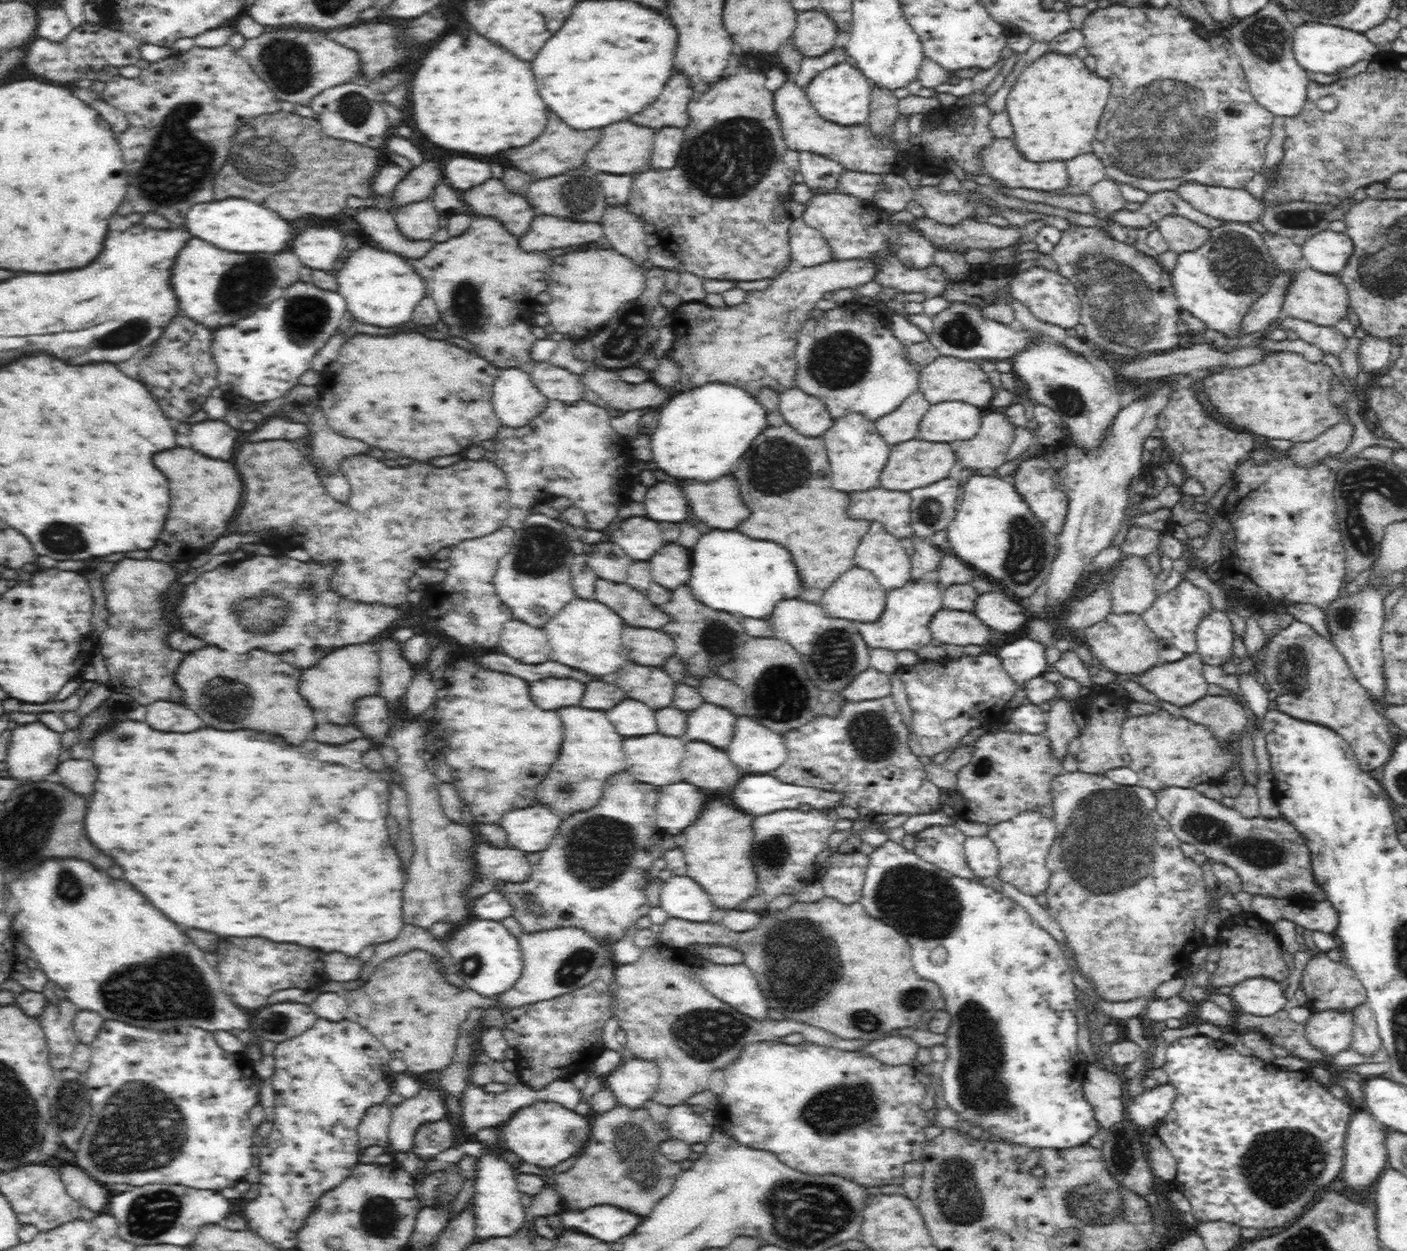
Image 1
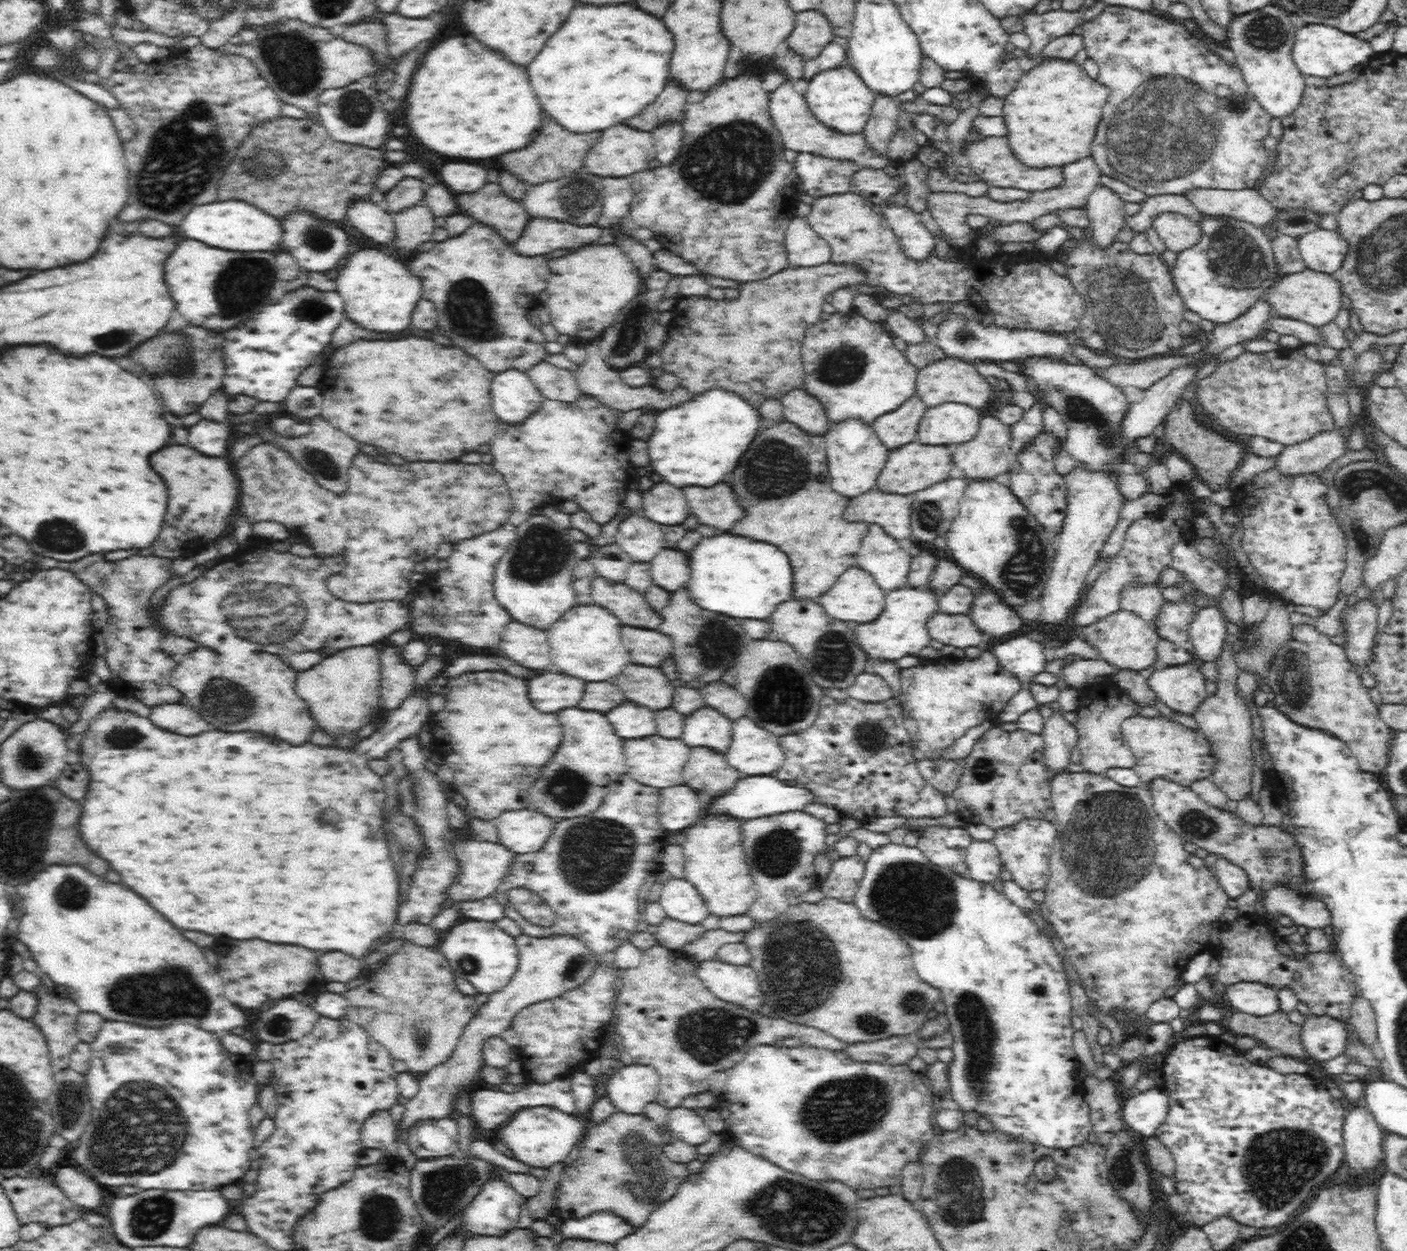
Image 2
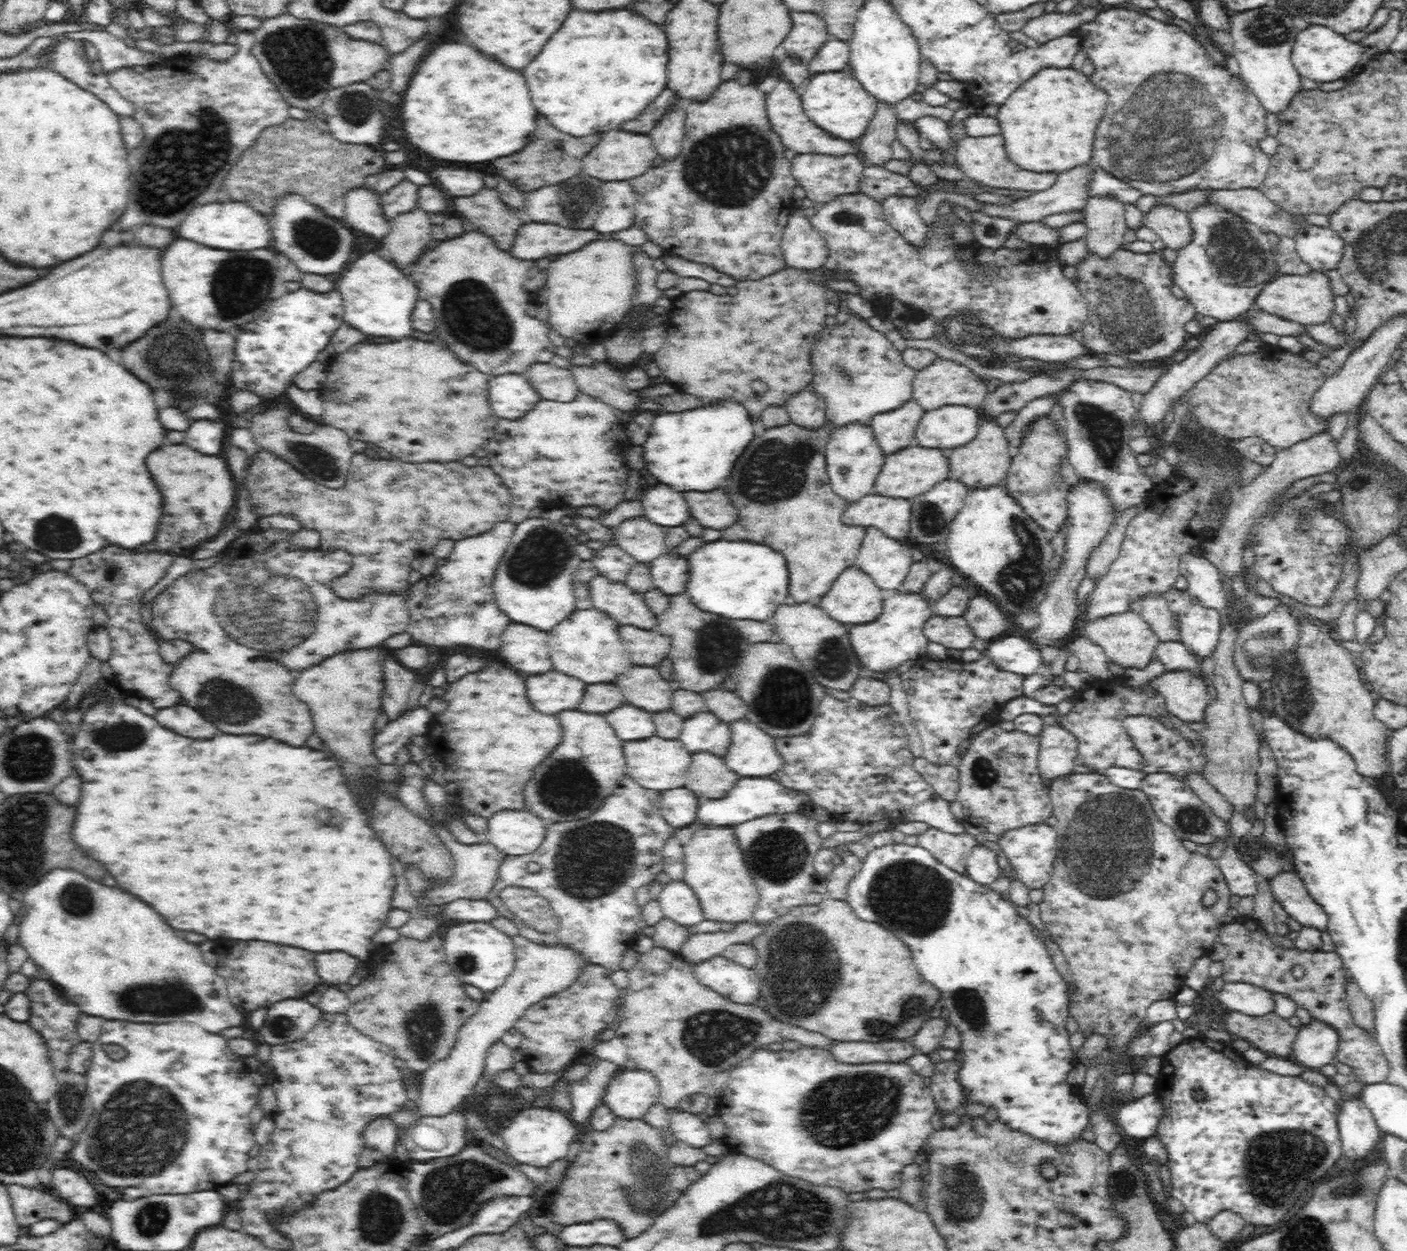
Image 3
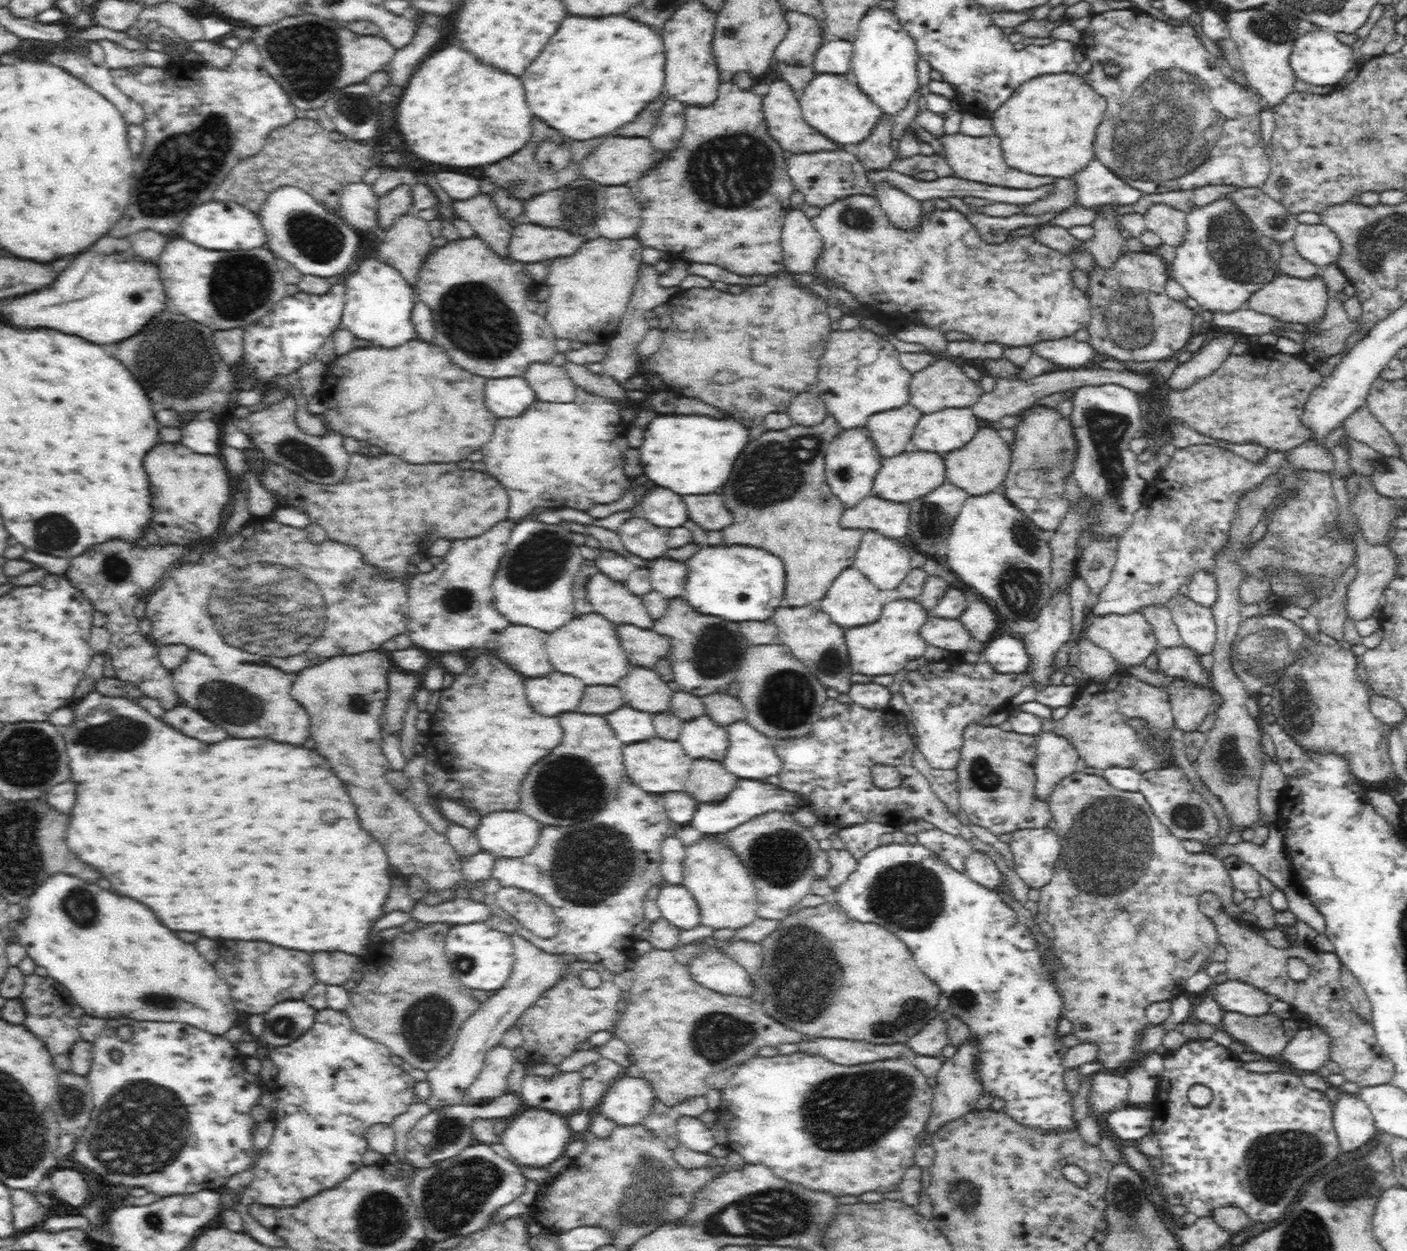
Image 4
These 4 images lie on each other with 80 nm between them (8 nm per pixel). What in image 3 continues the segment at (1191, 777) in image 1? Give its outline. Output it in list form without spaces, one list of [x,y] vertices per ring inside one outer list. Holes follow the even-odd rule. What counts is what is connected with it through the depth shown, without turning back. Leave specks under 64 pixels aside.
[[[1146,716],[1130,717],[1124,721],[1124,726],[1129,728],[1132,739],[1140,747],[1141,753],[1148,758],[1149,764],[1143,771],[1150,774],[1154,771],[1169,771],[1170,774],[1184,775],[1187,771],[1200,771],[1203,760],[1201,748],[1194,748],[1176,730],[1169,730],[1156,720]]]

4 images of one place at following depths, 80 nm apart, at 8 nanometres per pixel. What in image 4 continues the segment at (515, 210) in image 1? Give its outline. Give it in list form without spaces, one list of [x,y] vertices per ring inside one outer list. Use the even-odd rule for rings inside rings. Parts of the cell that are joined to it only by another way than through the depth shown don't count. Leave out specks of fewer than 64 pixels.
[[[480,193],[471,199],[450,202],[448,208],[450,212],[449,217],[460,218],[460,220],[468,222],[476,233],[475,237],[478,238],[480,242],[484,242],[484,245],[486,245],[488,249],[497,255],[500,254],[500,256],[506,256],[506,254],[508,254],[508,245],[513,225],[502,218],[502,216],[498,216],[496,205],[492,202],[492,198]]]

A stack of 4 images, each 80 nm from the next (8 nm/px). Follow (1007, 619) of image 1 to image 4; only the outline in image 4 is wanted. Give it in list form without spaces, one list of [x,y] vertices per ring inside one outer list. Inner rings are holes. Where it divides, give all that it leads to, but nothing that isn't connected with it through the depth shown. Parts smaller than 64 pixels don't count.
[[[977,601],[957,619],[968,631],[970,638],[984,642],[996,630],[996,620],[984,602]]]

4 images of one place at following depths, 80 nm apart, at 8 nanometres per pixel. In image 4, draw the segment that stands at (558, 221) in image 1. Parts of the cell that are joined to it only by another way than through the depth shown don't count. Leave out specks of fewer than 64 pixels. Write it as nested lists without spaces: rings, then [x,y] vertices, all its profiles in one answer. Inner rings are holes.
[[[521,221],[511,228],[508,252],[510,260],[517,263],[542,262],[568,256],[576,252],[582,242],[582,236],[568,234],[565,230],[532,226]]]

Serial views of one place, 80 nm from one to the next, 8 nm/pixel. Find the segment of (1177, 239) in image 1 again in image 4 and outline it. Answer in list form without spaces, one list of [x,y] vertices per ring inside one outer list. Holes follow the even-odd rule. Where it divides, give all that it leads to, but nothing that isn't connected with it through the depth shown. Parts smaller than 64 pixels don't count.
[[[1162,203],[1152,204],[1143,214],[1148,230],[1154,232],[1162,244],[1178,246],[1186,233],[1185,212]]]

